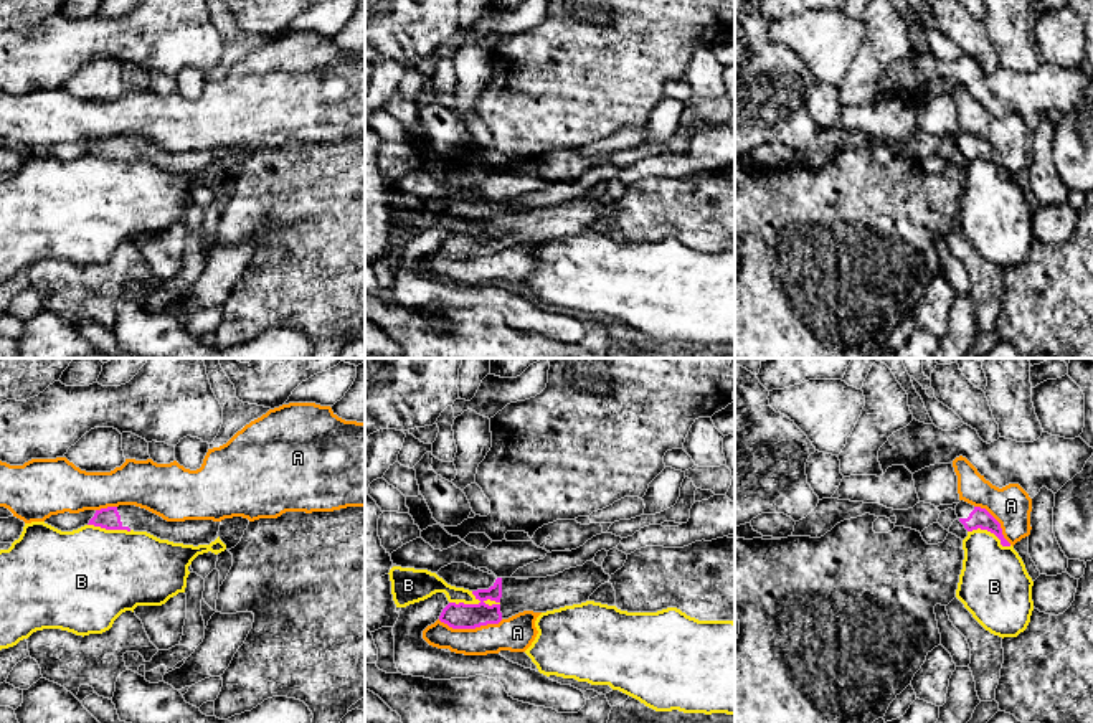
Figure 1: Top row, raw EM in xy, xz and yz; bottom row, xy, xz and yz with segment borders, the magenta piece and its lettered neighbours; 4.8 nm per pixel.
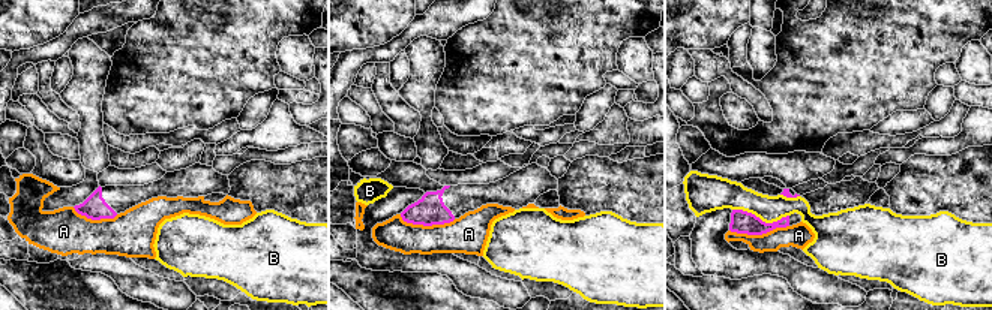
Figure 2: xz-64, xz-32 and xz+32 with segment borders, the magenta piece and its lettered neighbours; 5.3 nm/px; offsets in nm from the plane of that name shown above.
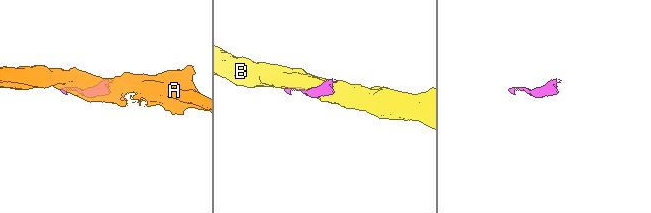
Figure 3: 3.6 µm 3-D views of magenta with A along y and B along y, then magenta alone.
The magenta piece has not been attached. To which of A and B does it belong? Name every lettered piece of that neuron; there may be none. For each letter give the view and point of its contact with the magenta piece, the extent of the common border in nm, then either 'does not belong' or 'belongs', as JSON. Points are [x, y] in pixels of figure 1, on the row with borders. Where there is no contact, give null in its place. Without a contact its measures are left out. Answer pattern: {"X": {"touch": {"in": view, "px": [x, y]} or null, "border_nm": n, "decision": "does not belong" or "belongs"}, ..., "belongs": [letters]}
{"A": {"touch": {"in": "xz", "px": [471, 628]}, "border_nm": 320, "decision": "does not belong"}, "B": {"touch": {"in": "xz", "px": [474, 604]}, "border_nm": 240, "decision": "does not belong"}, "belongs": []}

